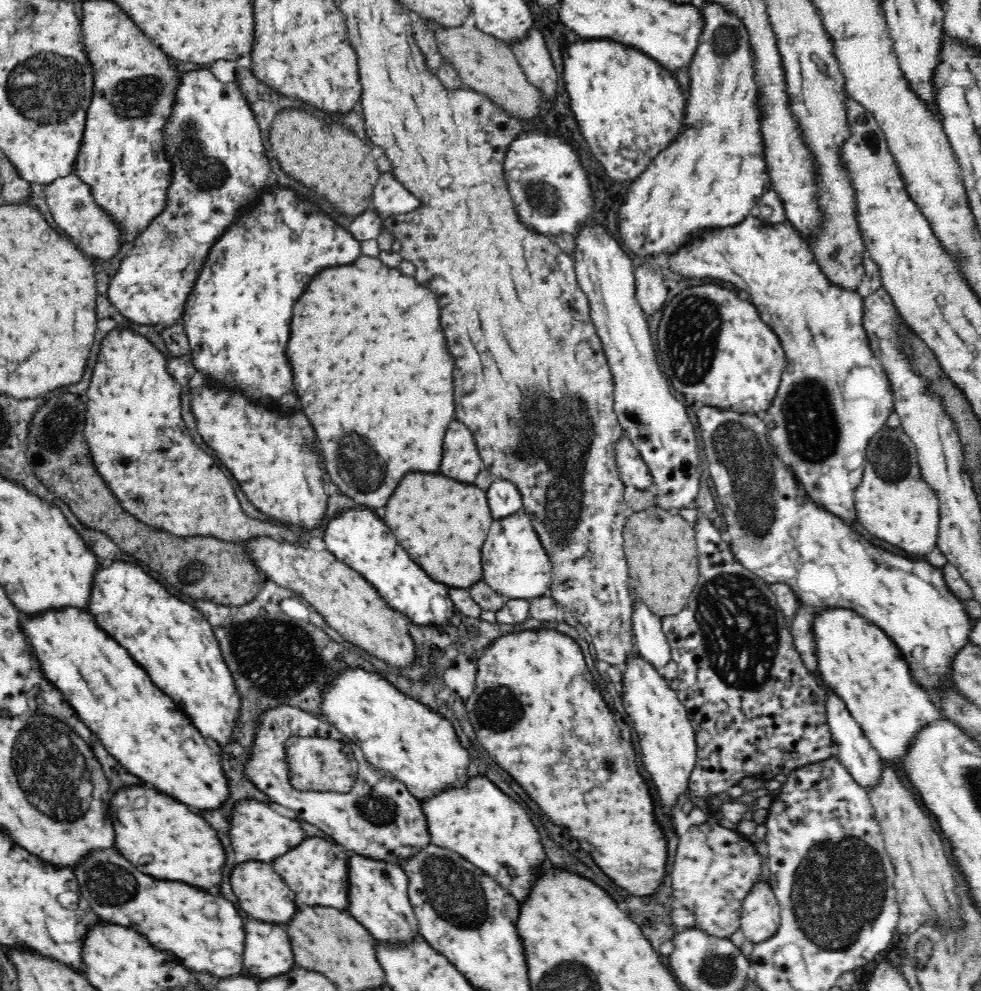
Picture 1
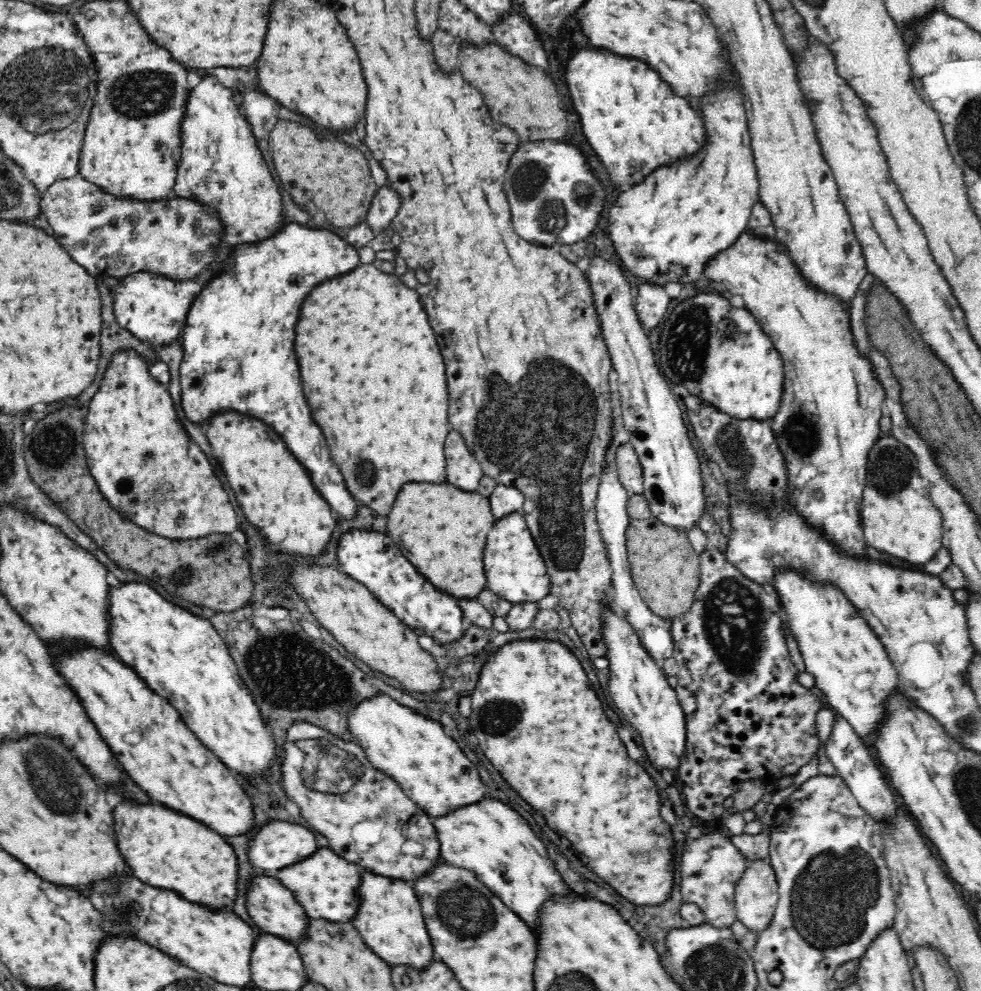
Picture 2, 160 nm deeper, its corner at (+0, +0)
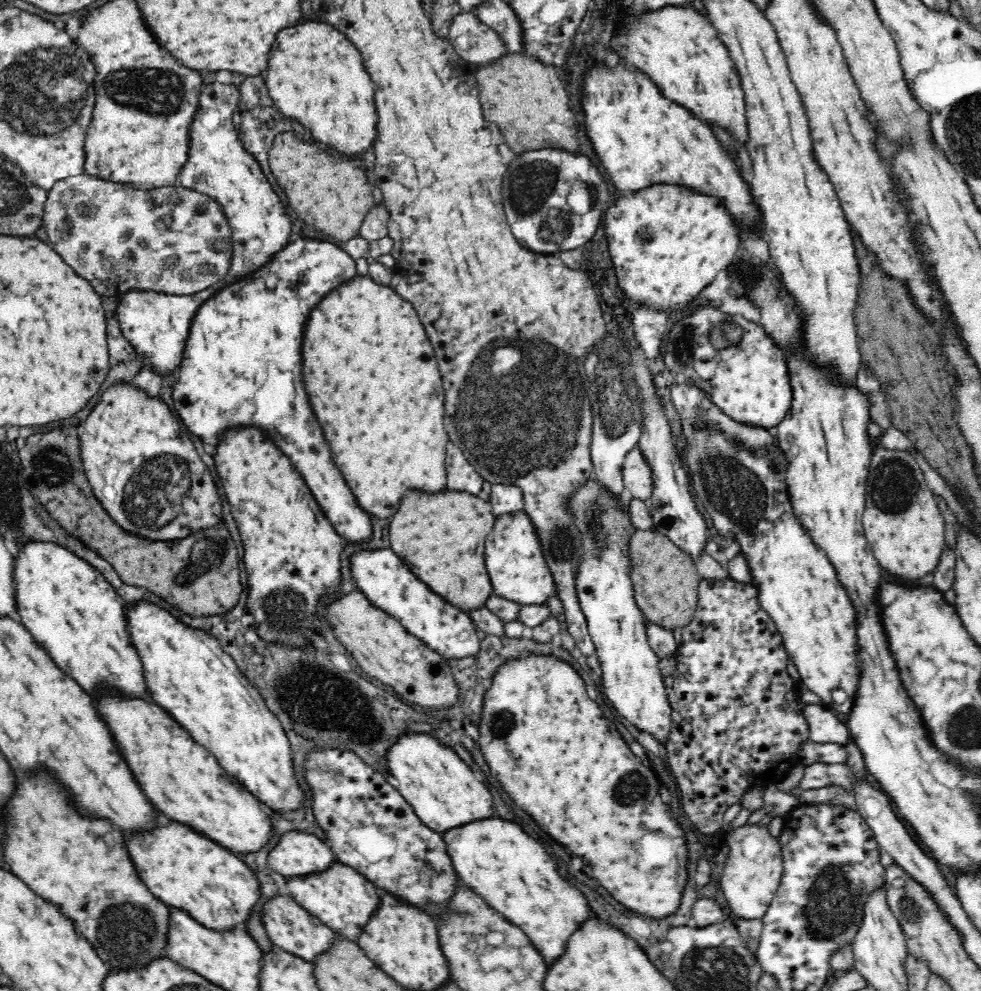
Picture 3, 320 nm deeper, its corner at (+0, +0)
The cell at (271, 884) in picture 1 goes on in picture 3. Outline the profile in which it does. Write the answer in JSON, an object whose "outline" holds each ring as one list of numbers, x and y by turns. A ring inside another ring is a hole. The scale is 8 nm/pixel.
{"outline":[[286,892,276,893,264,901,264,905,261,906,261,924,264,925,265,933,277,949,300,955,312,964,316,955,323,953,336,936,333,930,318,918,313,917]]}

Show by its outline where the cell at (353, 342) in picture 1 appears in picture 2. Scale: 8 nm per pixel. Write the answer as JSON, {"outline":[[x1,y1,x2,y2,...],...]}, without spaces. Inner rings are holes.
{"outline":[[360,263,358,268,346,274,342,282,330,280,318,288,312,290,310,296,304,298,300,306,300,316,296,322,296,338,294,338,294,352,300,366,300,378,302,378,302,392,308,400,308,406,312,410,314,422,320,426,320,430,326,436,326,442,330,446,330,456,334,464,340,468,346,488,352,494,354,501,362,502,370,508,374,508,380,514,388,514,392,508,392,502,396,500,396,494,404,482,444,482,444,438,450,428,448,424,448,386,446,386,446,364,440,354,436,334,428,322,428,314,424,310,422,297,415,288,409,288,395,273,382,272,374,263]]}

